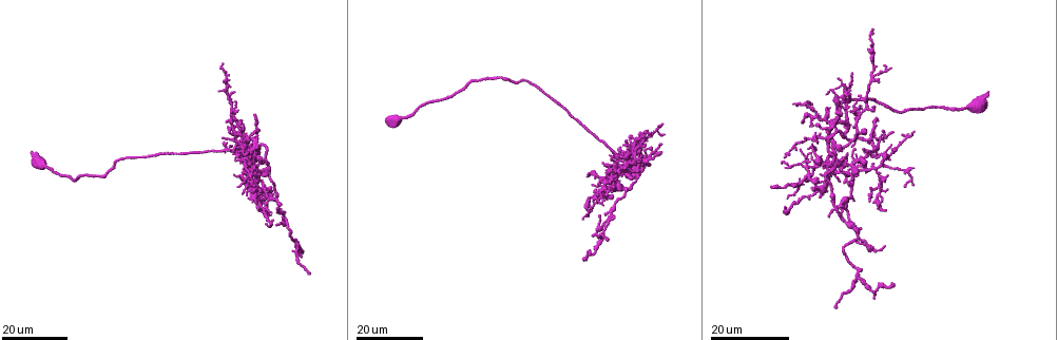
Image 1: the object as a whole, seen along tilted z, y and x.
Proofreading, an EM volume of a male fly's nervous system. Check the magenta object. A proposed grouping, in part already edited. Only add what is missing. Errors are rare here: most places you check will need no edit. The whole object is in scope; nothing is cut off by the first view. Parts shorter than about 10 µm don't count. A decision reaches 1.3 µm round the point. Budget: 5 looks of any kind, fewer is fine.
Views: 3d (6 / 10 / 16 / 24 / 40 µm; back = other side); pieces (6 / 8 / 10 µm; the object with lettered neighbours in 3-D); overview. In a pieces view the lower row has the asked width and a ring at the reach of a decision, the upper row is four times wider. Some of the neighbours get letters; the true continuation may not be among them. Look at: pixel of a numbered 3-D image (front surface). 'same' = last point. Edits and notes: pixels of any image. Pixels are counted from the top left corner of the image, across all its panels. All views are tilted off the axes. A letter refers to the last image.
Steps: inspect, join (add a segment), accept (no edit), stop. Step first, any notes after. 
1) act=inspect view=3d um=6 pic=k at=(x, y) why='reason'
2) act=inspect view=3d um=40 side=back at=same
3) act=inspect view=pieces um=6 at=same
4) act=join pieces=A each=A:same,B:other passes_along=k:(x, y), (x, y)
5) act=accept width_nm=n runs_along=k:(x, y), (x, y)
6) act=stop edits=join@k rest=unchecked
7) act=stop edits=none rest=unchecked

act=inspect view=3d um=24 pic=1 at=(265, 176)

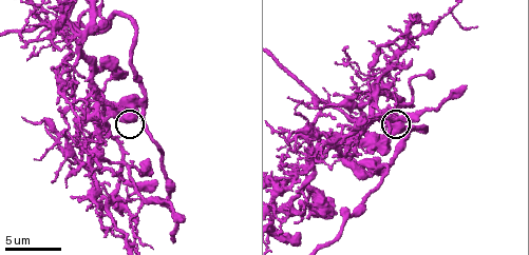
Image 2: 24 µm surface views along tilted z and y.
act=inspect view=pieces um=6 pic=2 at=(402, 127)

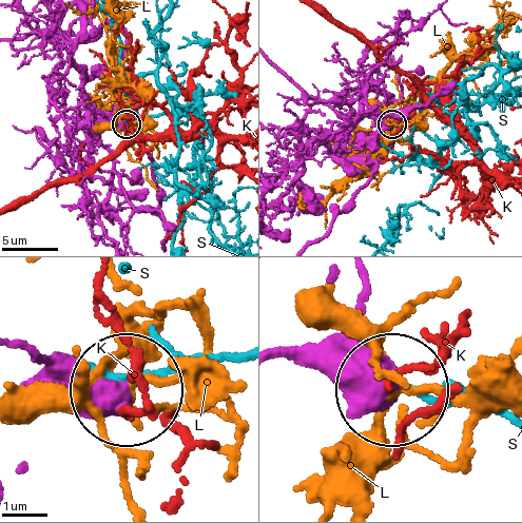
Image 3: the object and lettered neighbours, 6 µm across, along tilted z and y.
act=accept each=K:other,L:other,S:other runs_along=3:(277, 359), (389, 387) found='none of them fits'

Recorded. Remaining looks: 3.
act=inspect view=3d um=6 pic=2 at=(411, 59) why='tapers out'

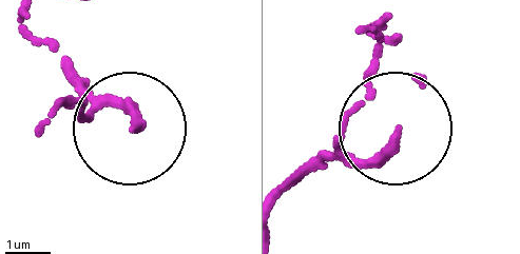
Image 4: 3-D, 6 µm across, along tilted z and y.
act=inspect view=pieces um=8 pic=4 at=(396, 133)

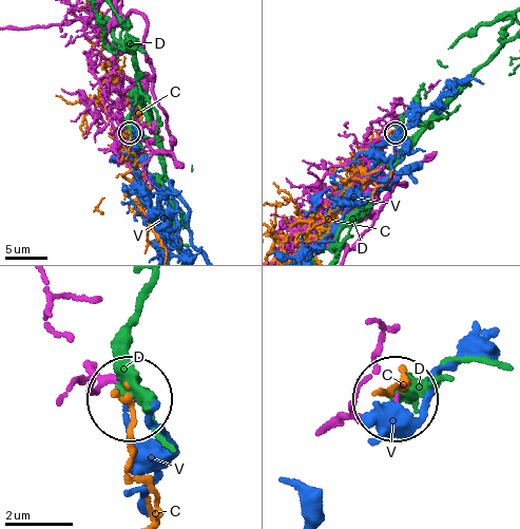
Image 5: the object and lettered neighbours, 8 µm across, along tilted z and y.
act=accept each=C:other,D:other,V:other found='no lettered segment goes on from it'

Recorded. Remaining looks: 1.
act=inspect view=pieces um=6 pic=2 at=(154, 182) why='branch stops here'

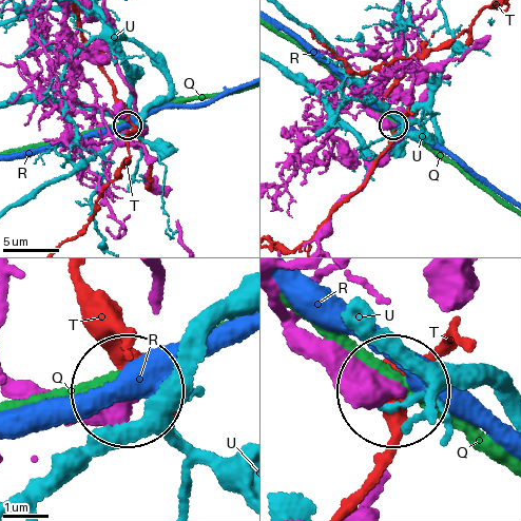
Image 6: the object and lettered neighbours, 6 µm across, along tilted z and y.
act=accept width_nm=450 each=Q:other,R:other,T:other,U:other found='no lettered segment goes on from it'

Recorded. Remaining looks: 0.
act=stop edits=none rest=unchecked

